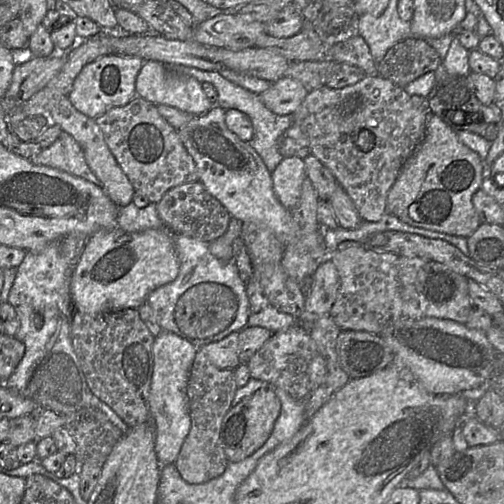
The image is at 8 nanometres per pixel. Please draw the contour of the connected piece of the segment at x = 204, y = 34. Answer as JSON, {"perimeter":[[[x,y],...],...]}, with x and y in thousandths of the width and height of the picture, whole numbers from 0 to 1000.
{"perimeter":[[[438,26],[381,56],[383,79],[405,89],[480,99],[506,93],[510,77],[530,67],[526,48]]]}

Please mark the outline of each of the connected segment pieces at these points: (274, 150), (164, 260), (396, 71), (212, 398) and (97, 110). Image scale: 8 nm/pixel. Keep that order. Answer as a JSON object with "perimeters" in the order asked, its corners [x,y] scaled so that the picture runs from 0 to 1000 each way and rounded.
{"perimeters":[[[[331,129],[339,139],[365,149],[389,155],[397,165],[413,163],[421,167],[431,183],[431,208],[444,218],[468,216],[486,224],[498,238],[502,250],[502,270],[494,286],[504,294],[522,317],[534,343],[540,343],[550,327],[563,313],[552,298],[552,280],[560,266],[583,244],[579,228],[552,228],[532,216],[512,187],[504,187],[486,175],[464,167],[435,147],[431,141],[397,139],[365,129]]],[[[327,448],[280,460],[196,456],[175,472],[143,540],[139,581],[149,619],[194,623],[272,613],[304,575],[345,558],[355,534],[345,464]]],[[[806,75],[770,97],[748,127],[748,149],[802,175],[875,129],[877,115],[839,75]]],[[[391,694],[371,766],[379,849],[345,917],[371,958],[401,960],[446,935],[454,915],[440,887],[437,851],[444,825],[462,806],[470,770],[464,732],[429,728],[403,694]]],[[[216,107],[169,129],[149,155],[135,187],[143,208],[171,230],[190,236],[226,212],[250,208],[270,190],[270,153],[286,125],[272,111]]]]}

